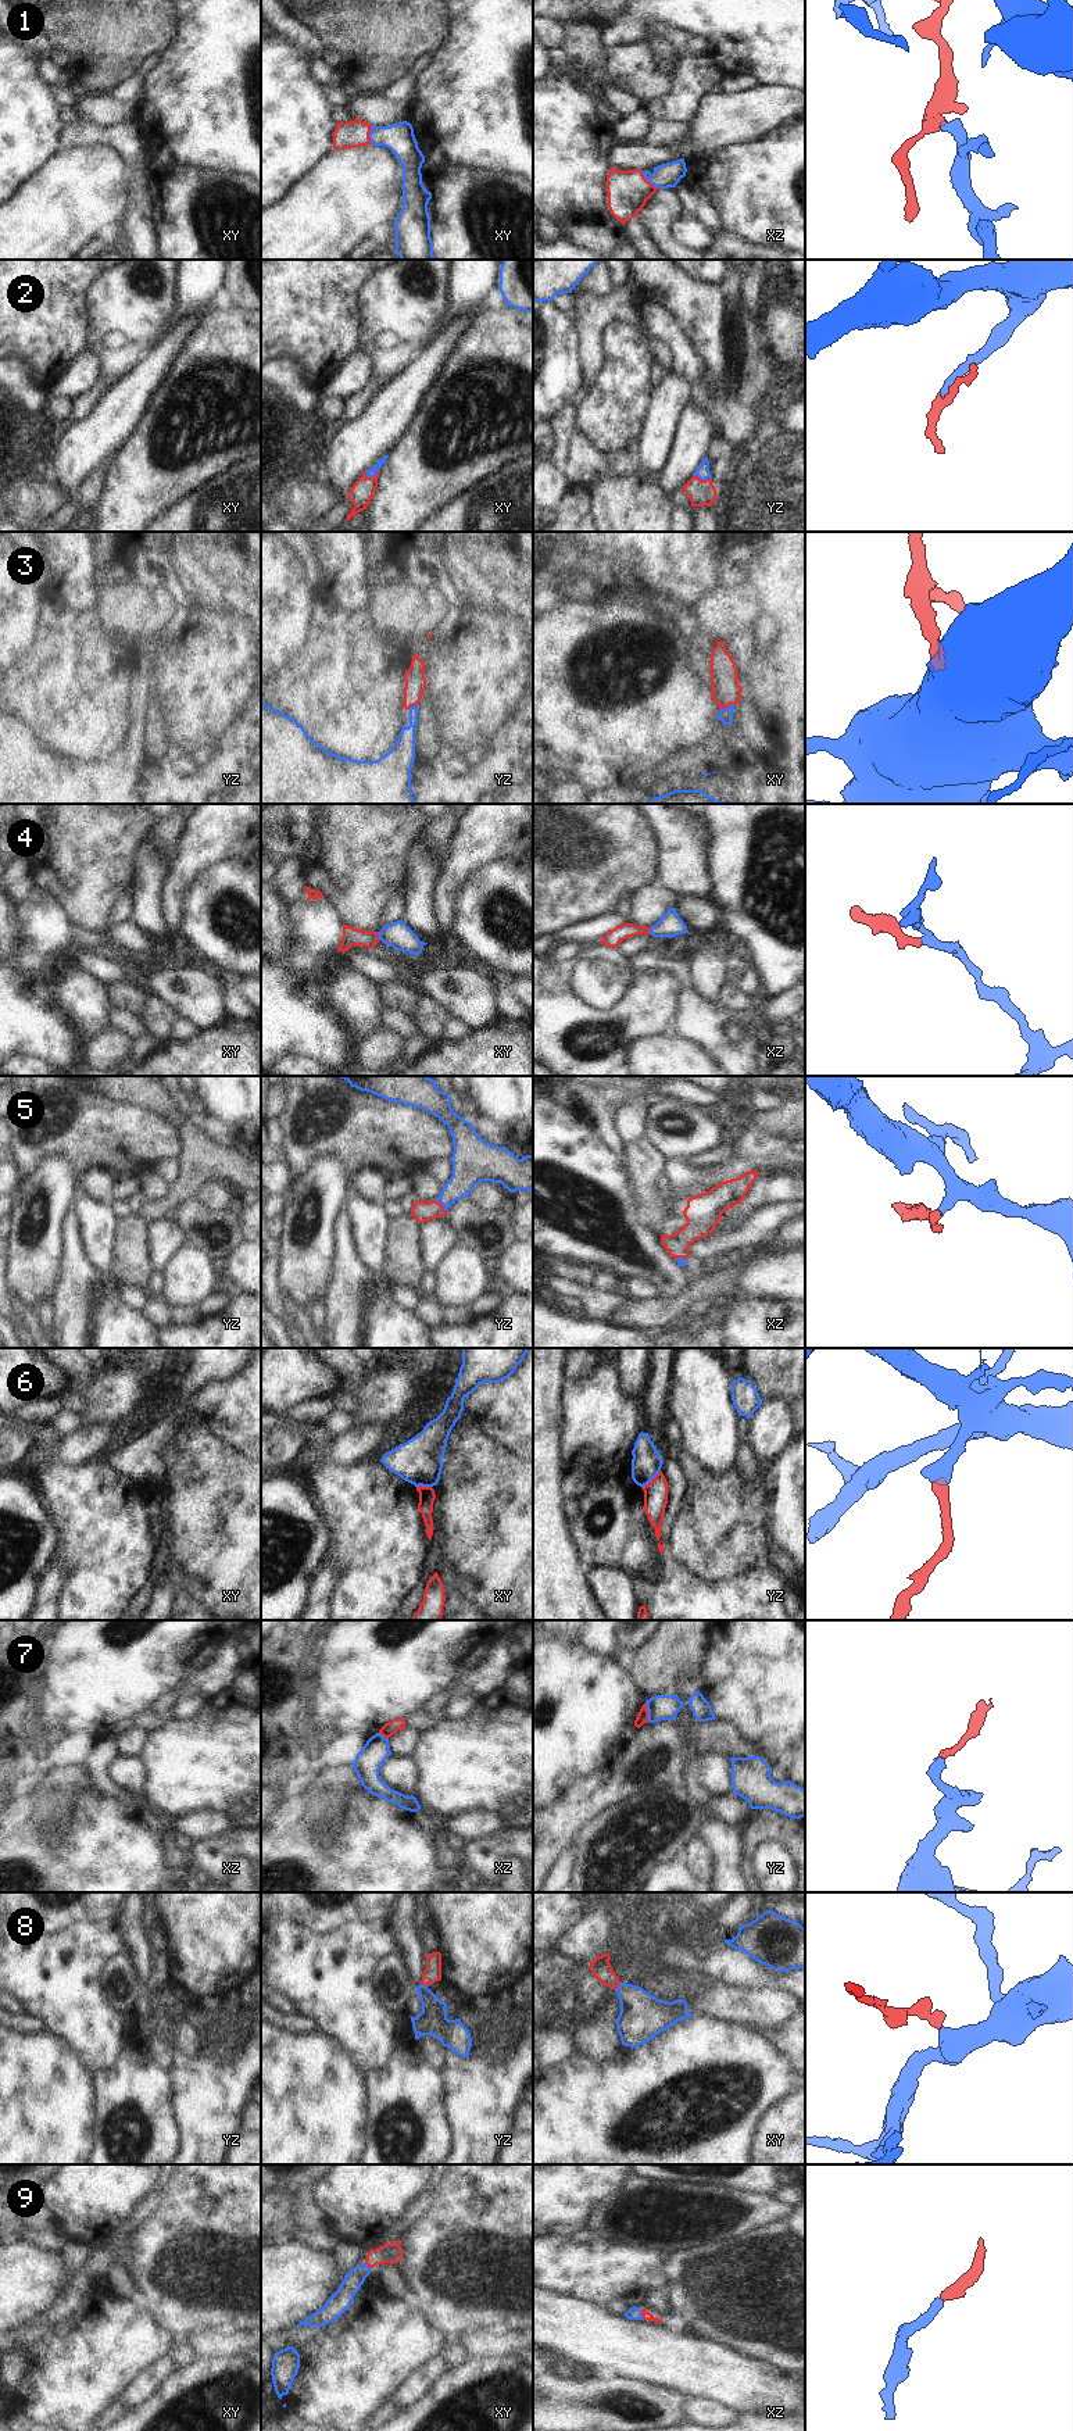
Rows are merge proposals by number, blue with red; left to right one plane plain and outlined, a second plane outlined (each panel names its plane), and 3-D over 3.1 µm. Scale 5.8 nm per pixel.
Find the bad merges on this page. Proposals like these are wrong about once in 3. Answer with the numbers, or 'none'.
6, 7

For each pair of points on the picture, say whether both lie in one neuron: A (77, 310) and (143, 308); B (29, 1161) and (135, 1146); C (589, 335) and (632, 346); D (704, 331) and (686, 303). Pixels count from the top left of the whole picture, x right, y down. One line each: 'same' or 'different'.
A: different
B: same
C: different
D: same

